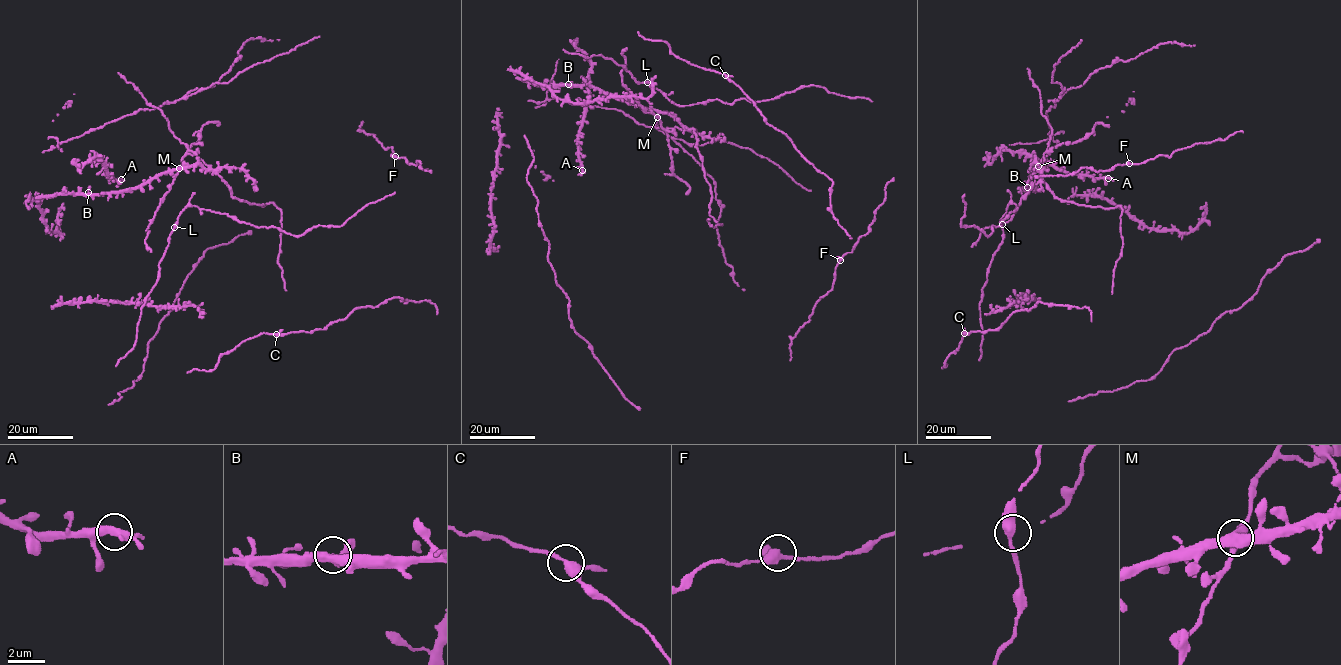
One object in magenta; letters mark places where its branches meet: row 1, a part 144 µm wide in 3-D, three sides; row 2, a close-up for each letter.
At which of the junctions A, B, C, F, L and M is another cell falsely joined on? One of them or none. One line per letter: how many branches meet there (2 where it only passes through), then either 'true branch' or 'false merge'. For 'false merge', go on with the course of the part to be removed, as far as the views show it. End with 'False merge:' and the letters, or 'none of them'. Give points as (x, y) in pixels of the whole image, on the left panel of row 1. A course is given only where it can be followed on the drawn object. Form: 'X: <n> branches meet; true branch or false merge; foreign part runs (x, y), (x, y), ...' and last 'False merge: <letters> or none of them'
A: 3 branches meet; true branch
B: 4 branches meet; true branch
C: 3 branches meet; true branch
F: 3 branches meet; true branch
L: 2 branches meet; true branch
M: 3 branches meet; false merge; foreign part runs (179, 168), (183, 157), (195, 153), (214, 169), (232, 196), (277, 207), (282, 224), (279, 264), (286, 290)
False merge: M

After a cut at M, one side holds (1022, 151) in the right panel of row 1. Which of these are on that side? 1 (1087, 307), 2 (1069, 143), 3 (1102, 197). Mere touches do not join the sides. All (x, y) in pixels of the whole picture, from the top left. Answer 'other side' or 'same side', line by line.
1: same side
2: other side
3: same side

